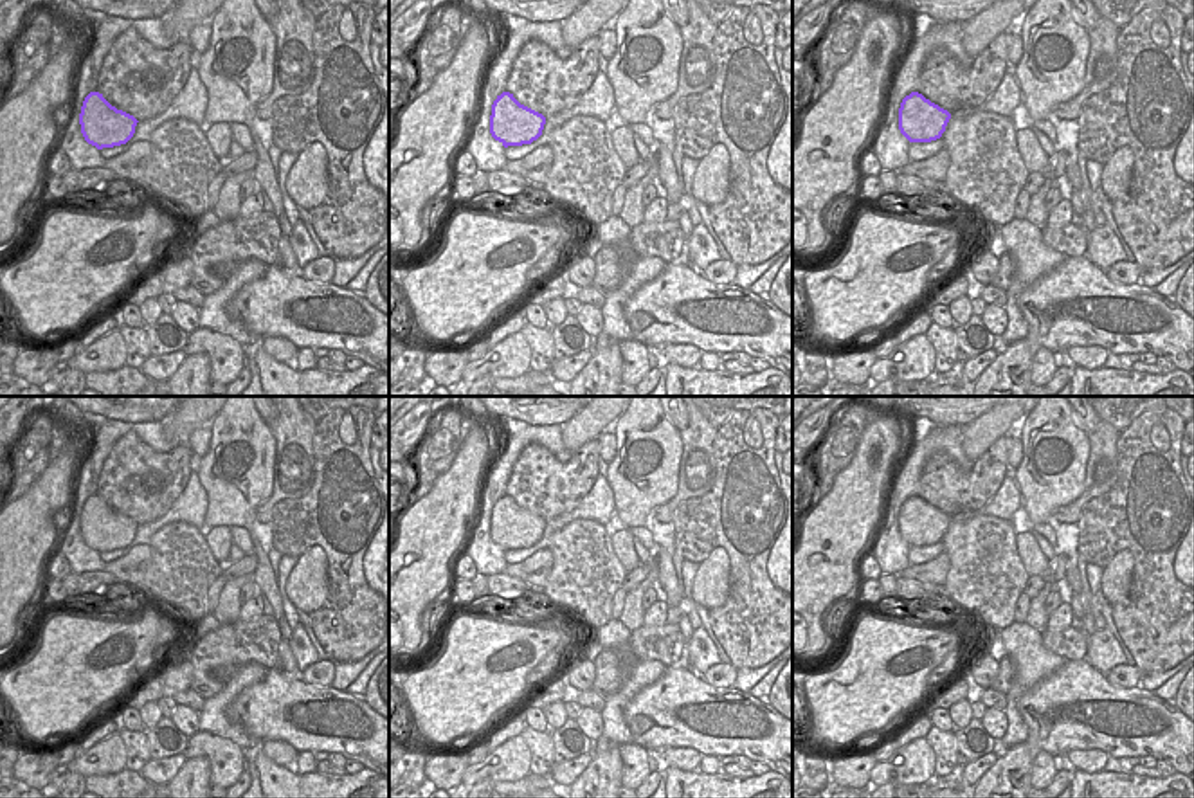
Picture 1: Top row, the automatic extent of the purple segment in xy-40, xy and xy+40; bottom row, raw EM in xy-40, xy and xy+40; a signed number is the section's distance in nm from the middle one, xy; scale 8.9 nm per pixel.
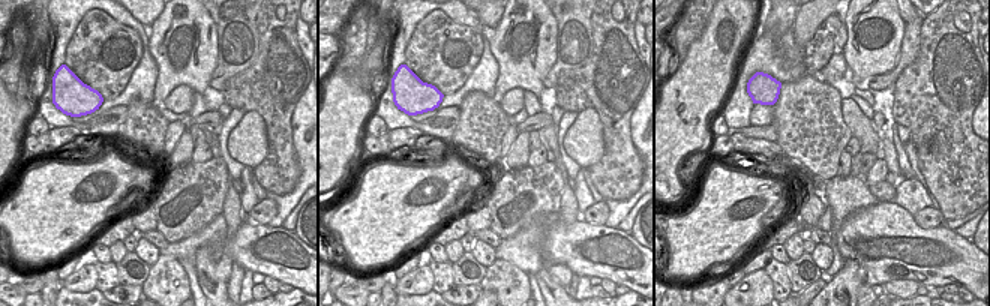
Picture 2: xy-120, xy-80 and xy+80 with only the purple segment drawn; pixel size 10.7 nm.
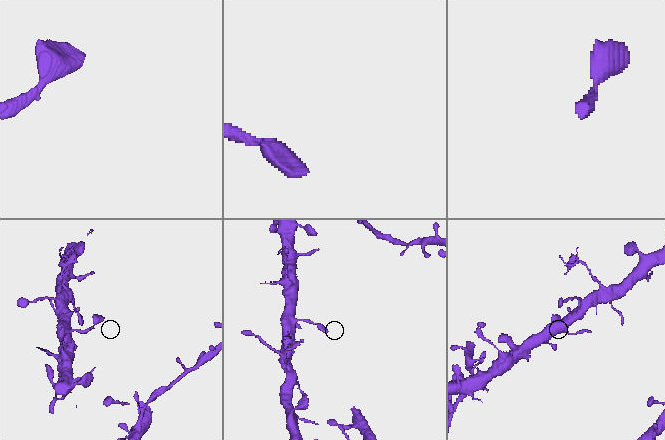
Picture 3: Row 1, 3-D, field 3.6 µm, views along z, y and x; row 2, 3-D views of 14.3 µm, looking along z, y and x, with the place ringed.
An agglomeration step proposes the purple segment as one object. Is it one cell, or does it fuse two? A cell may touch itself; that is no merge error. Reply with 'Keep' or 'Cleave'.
Cleave

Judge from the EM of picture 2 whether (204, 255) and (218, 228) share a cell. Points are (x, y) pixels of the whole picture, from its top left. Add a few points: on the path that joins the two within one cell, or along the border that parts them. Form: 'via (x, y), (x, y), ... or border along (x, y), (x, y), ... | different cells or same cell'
border along (213, 248), (203, 245), (195, 252), (194, 263) | different cells

